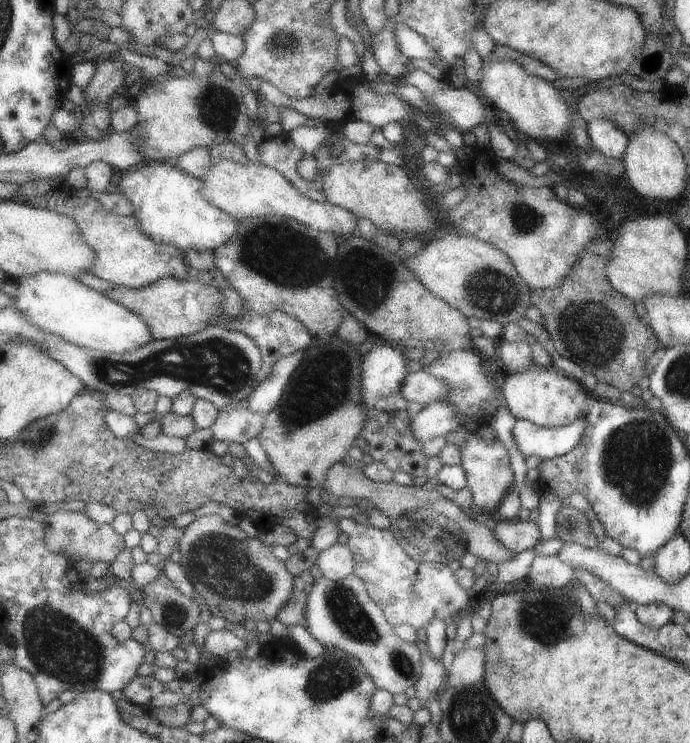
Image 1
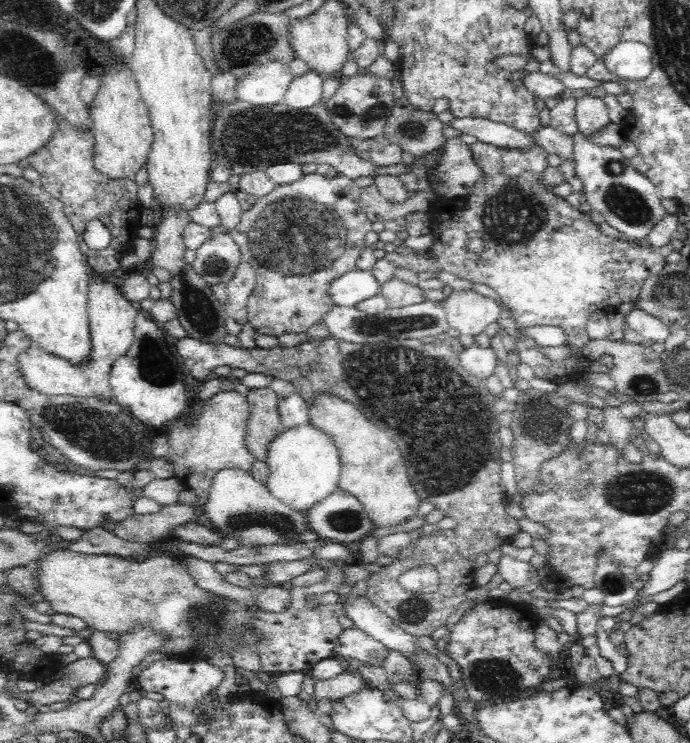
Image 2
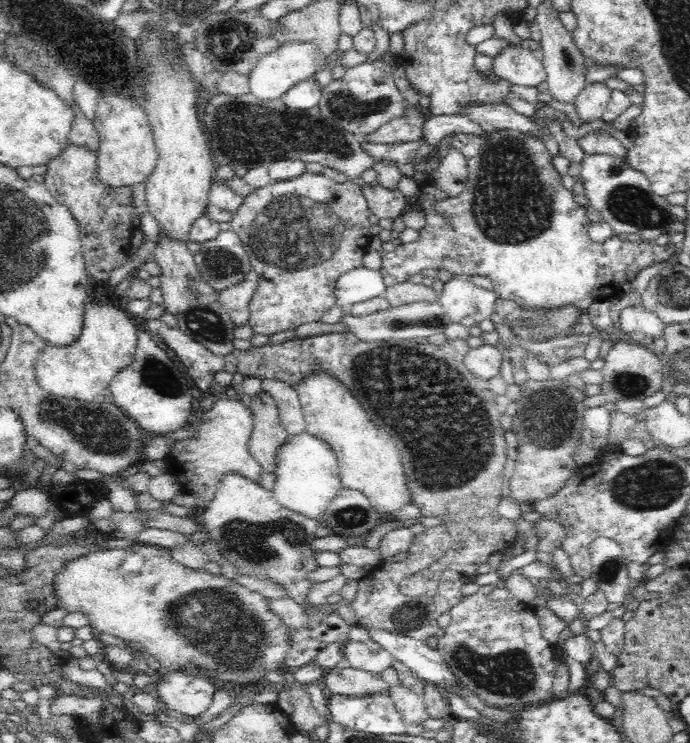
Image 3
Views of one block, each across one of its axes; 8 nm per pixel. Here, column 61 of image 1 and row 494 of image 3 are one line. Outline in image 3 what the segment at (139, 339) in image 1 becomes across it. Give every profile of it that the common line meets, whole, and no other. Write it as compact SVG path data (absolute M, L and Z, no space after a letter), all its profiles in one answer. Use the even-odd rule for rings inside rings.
M306 432L289 436L276 453L273 495L278 504L322 524L327 504L343 489L335 450L324 439Z

